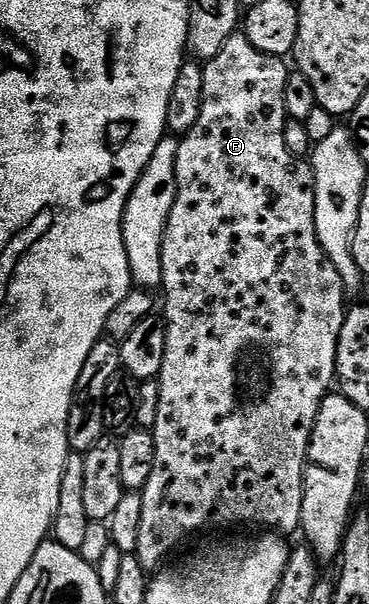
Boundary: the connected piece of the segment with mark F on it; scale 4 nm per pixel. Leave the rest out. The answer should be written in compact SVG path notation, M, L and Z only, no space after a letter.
M245 32L233 33L215 57L202 65L204 85L200 115L178 143L174 164L178 190L162 236L160 317L166 327L166 338L164 361L156 378L160 387L160 407L156 411L156 423L152 430L156 443L156 463L152 467L152 475L148 475L148 483L140 490L142 514L140 539L136 543L138 562L147 571L157 570L163 564L161 561L185 537L201 529L222 529L225 525L263 525L263 530L287 535L297 534L302 523L302 471L306 468L306 452L310 446L316 415L322 400L331 392L336 381L336 347L344 316L344 286L336 267L326 259L326 252L320 247L316 235L314 166L309 160L292 155L292 151L288 151L288 143L284 143L288 120L284 103L288 74L286 64L281 57L256 51L256 47L248 43Z

